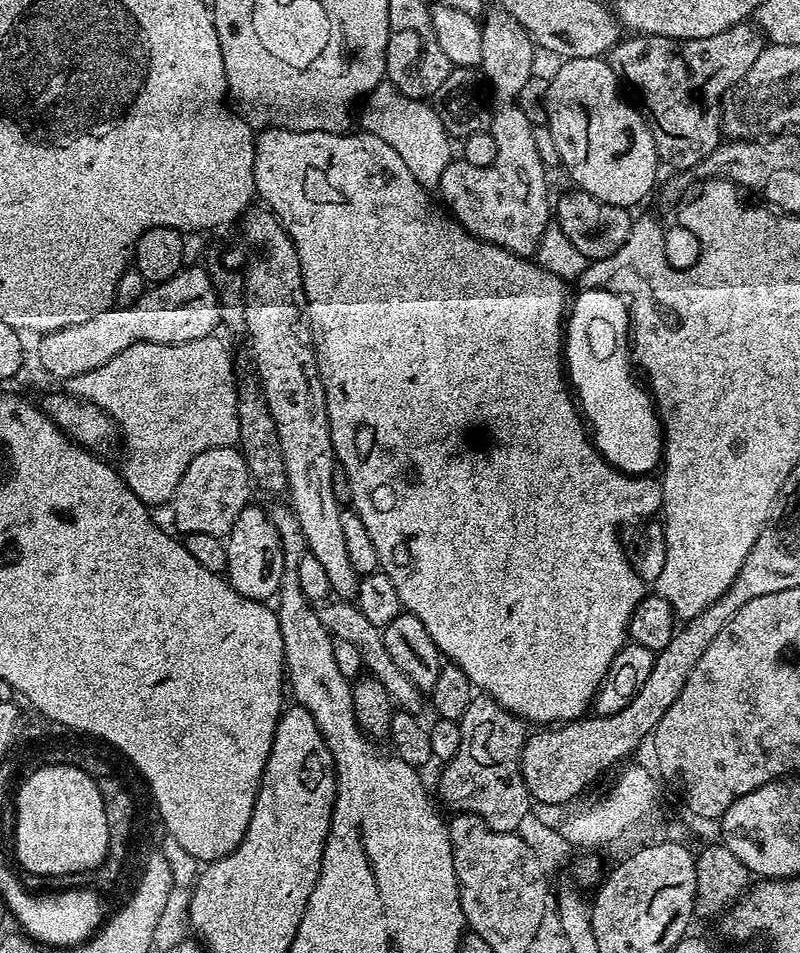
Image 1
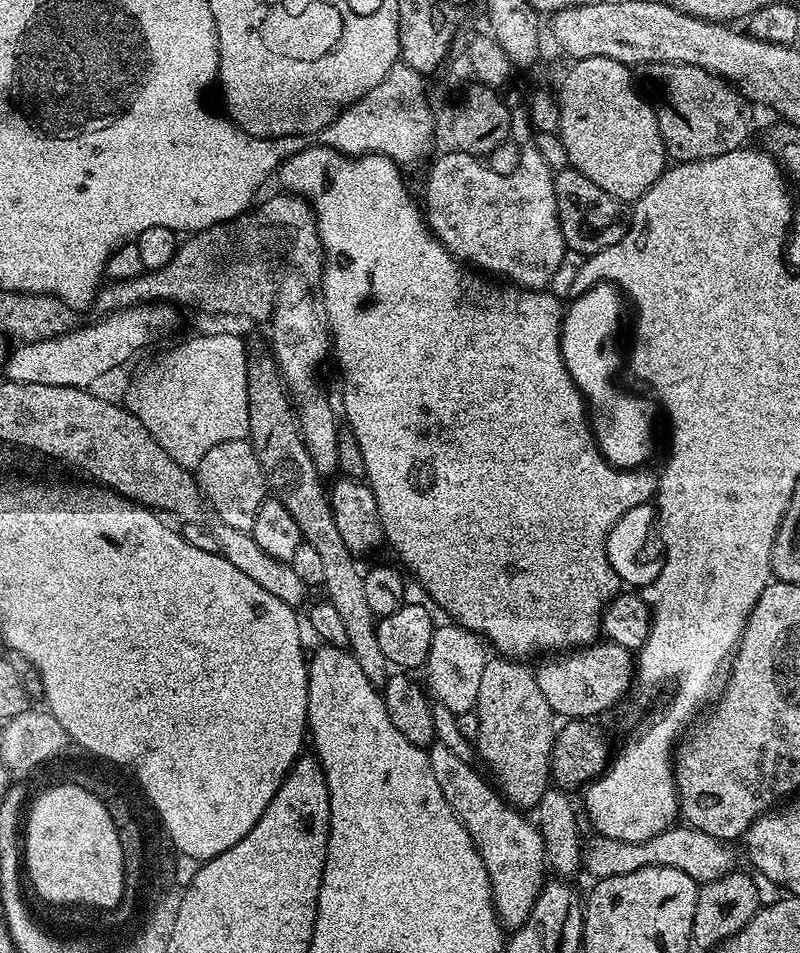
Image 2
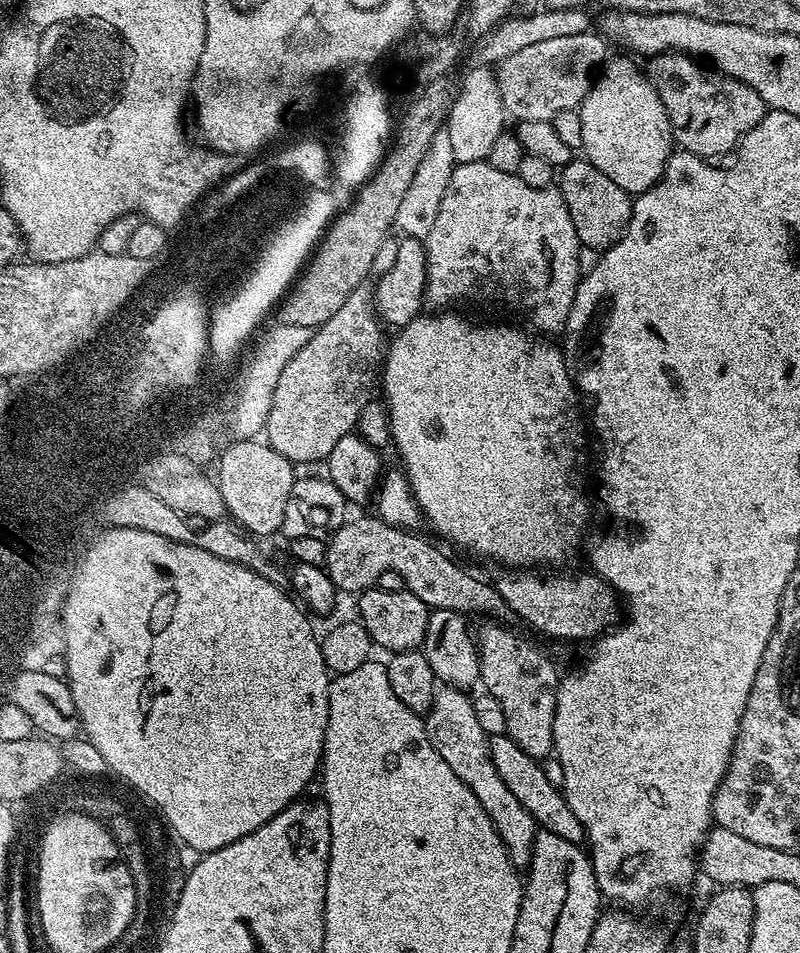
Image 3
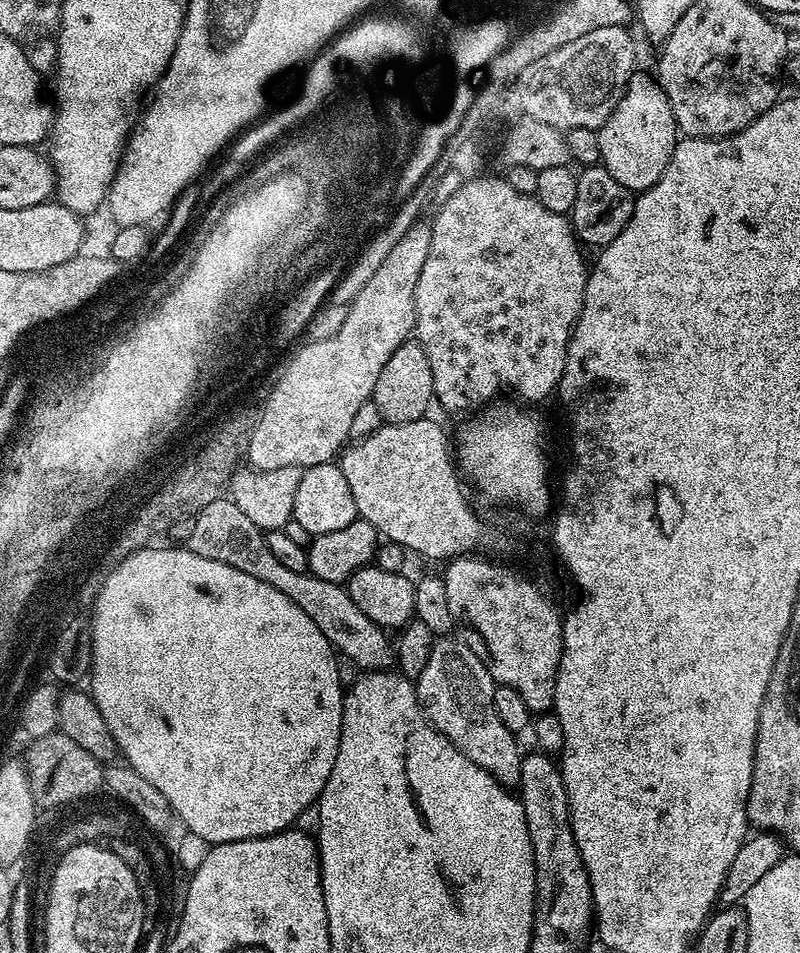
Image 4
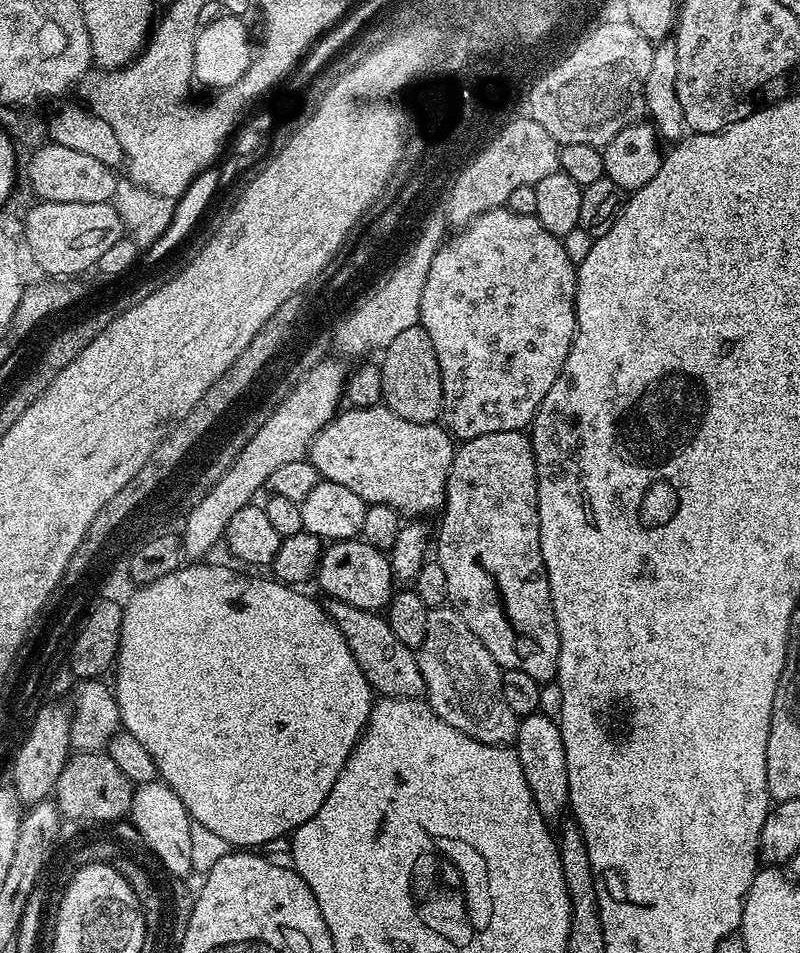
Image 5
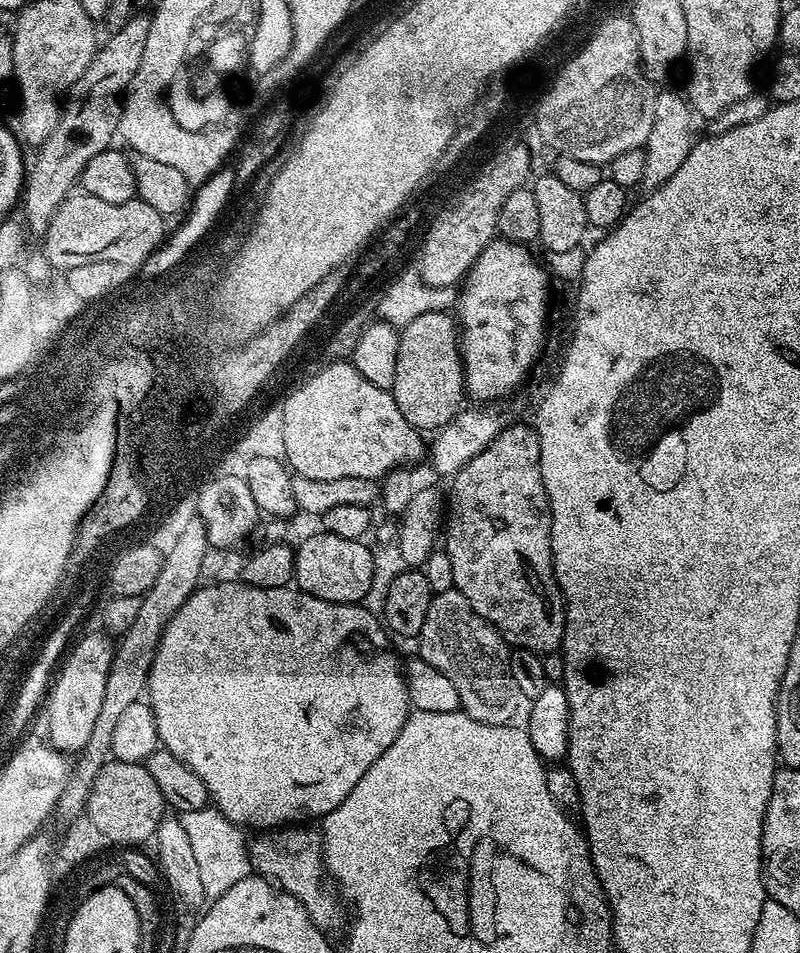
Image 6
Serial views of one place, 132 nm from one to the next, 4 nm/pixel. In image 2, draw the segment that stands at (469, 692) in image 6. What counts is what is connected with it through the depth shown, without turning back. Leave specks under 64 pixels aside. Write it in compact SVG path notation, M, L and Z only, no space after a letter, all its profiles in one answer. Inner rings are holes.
M433 743L427 749L427 753L430 758L430 770L434 770L434 779L438 782L438 786L442 786L442 794L446 794L446 802L452 807L453 814L466 826L466 830L486 866L486 874L490 878L492 887L492 905L496 908L497 920L505 929L521 928L526 922L530 910L534 910L534 902L546 883L544 842L539 828L529 817L529 821L524 817L527 815L523 811L508 804L487 779L484 781L472 769L474 767L471 763L458 758L457 754L452 754L449 749L444 748L443 744Z

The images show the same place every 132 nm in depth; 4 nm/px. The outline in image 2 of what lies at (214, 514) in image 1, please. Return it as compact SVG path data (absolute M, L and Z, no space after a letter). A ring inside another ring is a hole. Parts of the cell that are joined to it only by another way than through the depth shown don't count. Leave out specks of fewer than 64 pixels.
M247 439L234 442L222 442L214 446L214 450L206 450L206 454L194 469L196 484L205 501L217 513L219 520L226 526L234 526L234 530L248 532L258 514L258 506L266 499L266 479L263 466L255 456L255 450Z

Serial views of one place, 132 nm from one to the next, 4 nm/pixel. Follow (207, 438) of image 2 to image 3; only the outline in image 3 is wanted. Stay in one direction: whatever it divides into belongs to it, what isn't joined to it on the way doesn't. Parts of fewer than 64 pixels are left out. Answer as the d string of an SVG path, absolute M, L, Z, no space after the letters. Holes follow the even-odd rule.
M279 322L273 324L273 328L265 327L263 329L262 335L264 334L264 337L260 341L257 339L253 343L250 363L247 372L245 372L244 391L240 397L237 428L239 433L245 433L249 438L259 437L265 431L270 414L270 402L274 398L274 386L278 386L278 378L282 374L282 370L286 370L286 362L290 362L290 358L294 358L294 354L298 354L298 350L302 350L302 346L306 346L306 342L310 342L314 331L310 326L290 326Z

